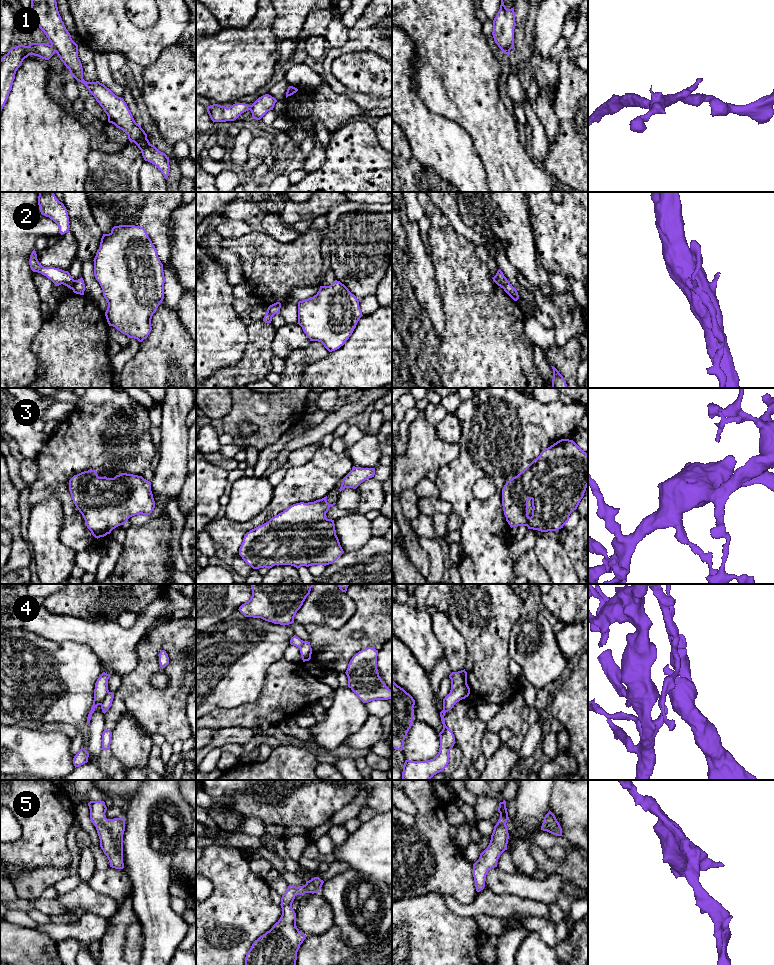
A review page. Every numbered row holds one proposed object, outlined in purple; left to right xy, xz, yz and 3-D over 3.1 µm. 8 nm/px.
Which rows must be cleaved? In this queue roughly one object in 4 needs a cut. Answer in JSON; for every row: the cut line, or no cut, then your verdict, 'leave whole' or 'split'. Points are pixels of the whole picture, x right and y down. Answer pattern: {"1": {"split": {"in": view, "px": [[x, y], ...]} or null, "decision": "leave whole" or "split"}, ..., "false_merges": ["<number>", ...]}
{"1": {"split": {"in": "xy", "px": [[51, 44], [56, 51]]}, "decision": "split"}, "2": {"split": {"in": "xy", "px": [[74, 280], [74, 288], [78, 289], [80, 293]]}, "decision": "split"}, "3": {"split": null, "decision": "leave whole"}, "4": {"split": {"in": "yz", "px": [[466, 682], [450, 692]]}, "decision": "split"}, "5": {"split": null, "decision": "leave whole"}, "false_merges": ["1", "2", "4"]}

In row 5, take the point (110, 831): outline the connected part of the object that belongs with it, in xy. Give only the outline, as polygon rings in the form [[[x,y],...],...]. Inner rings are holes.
[[[90,801],[91,822],[96,826],[100,839],[100,847],[107,856],[110,867],[123,869],[123,834],[125,831],[125,819],[106,818],[107,807],[104,801]]]

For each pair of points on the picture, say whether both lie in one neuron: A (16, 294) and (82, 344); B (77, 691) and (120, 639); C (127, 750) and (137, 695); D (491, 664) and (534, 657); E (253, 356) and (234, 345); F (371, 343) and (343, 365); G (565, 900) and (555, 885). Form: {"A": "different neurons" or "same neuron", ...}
{"A": "different neurons", "B": "different neurons", "C": "different neurons", "D": "different neurons", "E": "different neurons", "F": "same neuron", "G": "different neurons"}

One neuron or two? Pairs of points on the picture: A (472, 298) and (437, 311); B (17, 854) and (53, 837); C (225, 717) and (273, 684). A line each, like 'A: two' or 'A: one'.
A: two
B: one
C: one

